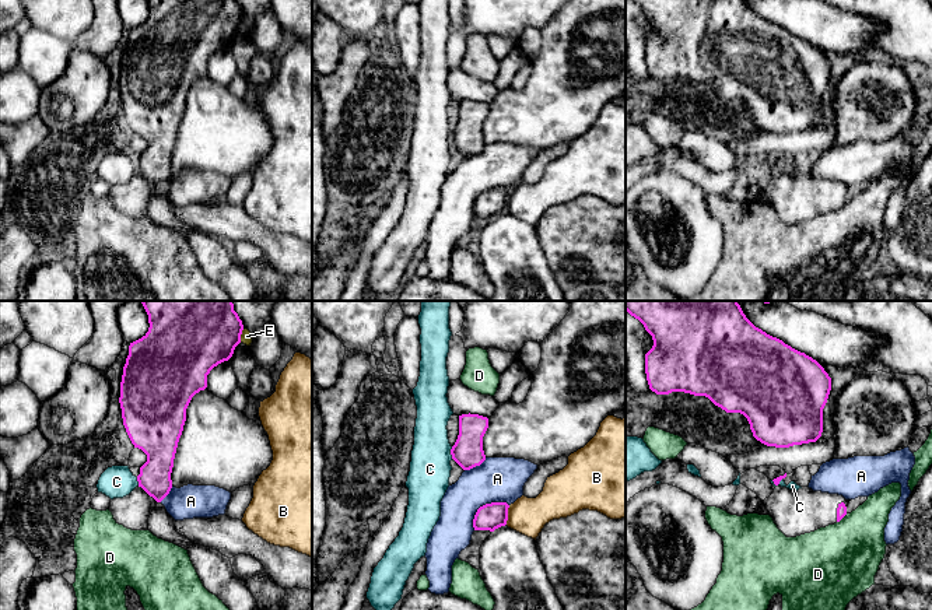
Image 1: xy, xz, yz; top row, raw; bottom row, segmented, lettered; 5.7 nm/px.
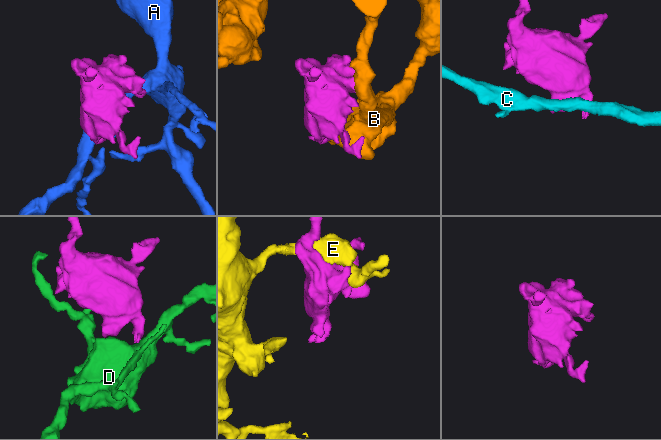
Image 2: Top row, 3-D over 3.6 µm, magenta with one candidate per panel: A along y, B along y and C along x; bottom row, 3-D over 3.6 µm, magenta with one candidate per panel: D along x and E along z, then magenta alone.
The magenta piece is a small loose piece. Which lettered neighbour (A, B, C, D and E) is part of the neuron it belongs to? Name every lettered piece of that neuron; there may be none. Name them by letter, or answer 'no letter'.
no letter

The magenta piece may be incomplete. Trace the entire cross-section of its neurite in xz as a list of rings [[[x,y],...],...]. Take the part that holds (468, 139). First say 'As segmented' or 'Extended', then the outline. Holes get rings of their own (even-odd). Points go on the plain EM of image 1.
As segmented. [[[470,99],[459,102],[459,122],[451,141],[463,157],[480,152],[486,147],[483,123],[487,115],[487,104]]]

